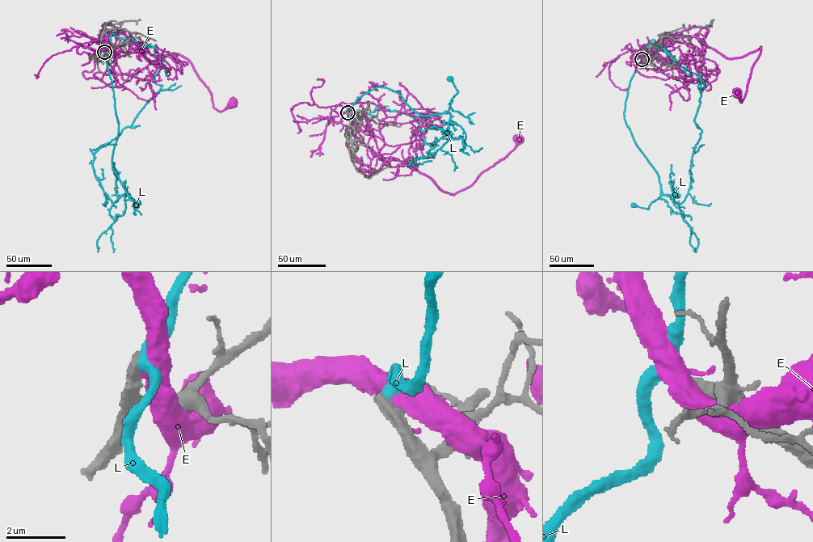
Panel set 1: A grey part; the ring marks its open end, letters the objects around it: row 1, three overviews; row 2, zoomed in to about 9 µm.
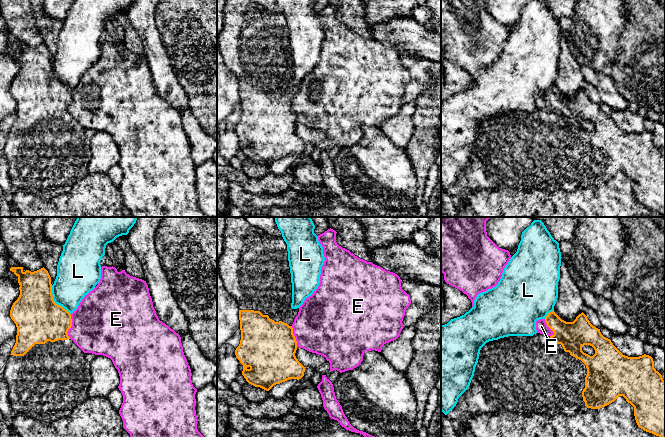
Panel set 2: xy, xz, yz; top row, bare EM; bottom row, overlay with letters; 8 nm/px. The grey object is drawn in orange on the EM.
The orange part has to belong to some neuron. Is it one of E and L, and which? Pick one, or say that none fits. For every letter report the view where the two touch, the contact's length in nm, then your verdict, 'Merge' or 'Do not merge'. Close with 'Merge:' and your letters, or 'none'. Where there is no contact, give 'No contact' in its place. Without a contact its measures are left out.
E: Touches orange in xy. Shared border 200 nm. Do not merge
L: Touches orange in xy. Shared border 280 nm. Do not merge
Merge: none

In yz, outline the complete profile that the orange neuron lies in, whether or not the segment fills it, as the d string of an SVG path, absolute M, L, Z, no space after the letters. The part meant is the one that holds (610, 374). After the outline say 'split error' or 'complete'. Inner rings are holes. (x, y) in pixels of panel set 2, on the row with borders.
M554 311L547 314L545 317L547 326L554 332L552 336L536 333L533 336L508 336L487 342L480 350L478 363L475 367L474 376L471 380L468 389L459 397L456 406L447 414L443 422L441 437L457 437L458 429L462 426L467 426L470 418L477 415L496 413L500 411L510 411L518 413L535 413L552 415L559 410L575 411L579 408L600 409L614 402L619 396L623 396L628 403L634 407L634 416L639 428L646 432L652 433L659 437L665 437L665 381L662 375L654 368L653 358L649 355L639 357L628 357L623 355L611 342L610 339L604 337L600 329L593 326L587 316L582 312L573 322L562 320ZM584 345L590 345L594 348L595 354L590 356L582 351Z | split error

